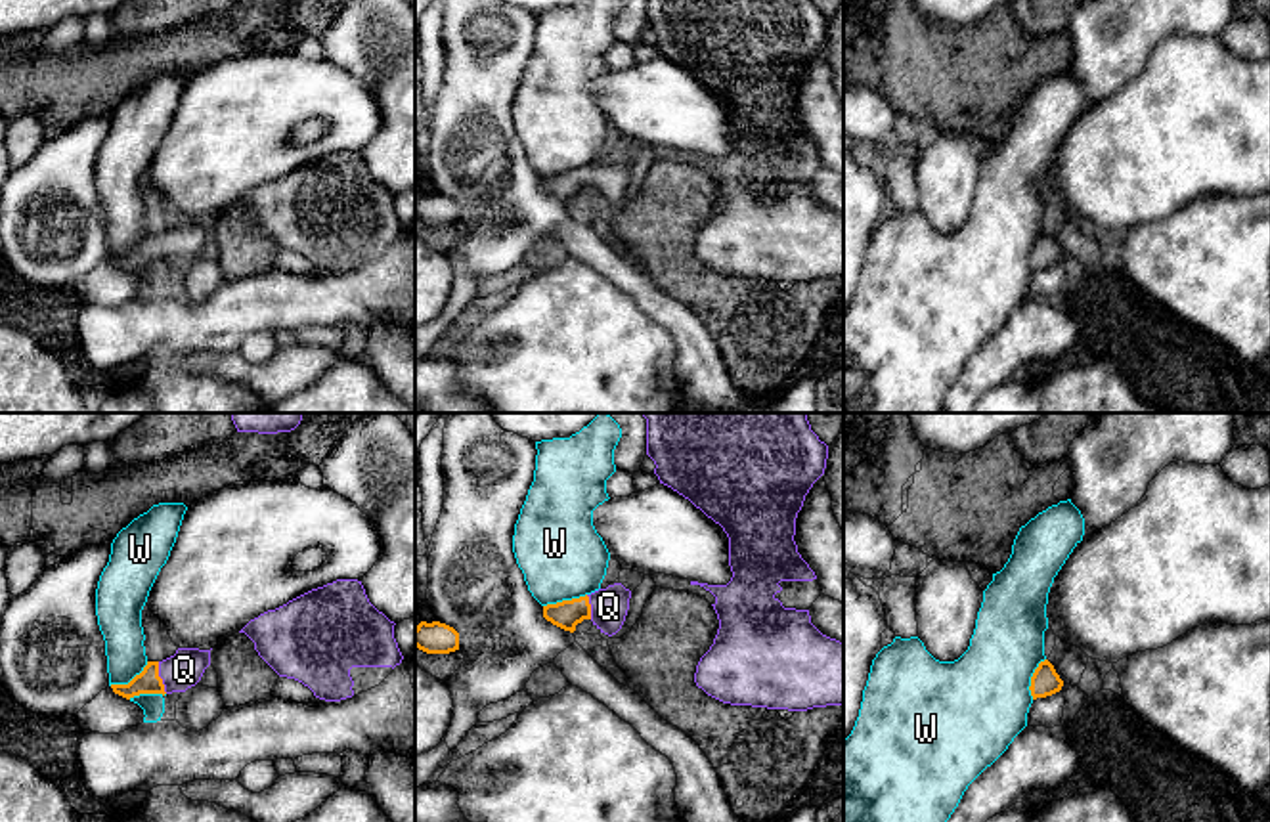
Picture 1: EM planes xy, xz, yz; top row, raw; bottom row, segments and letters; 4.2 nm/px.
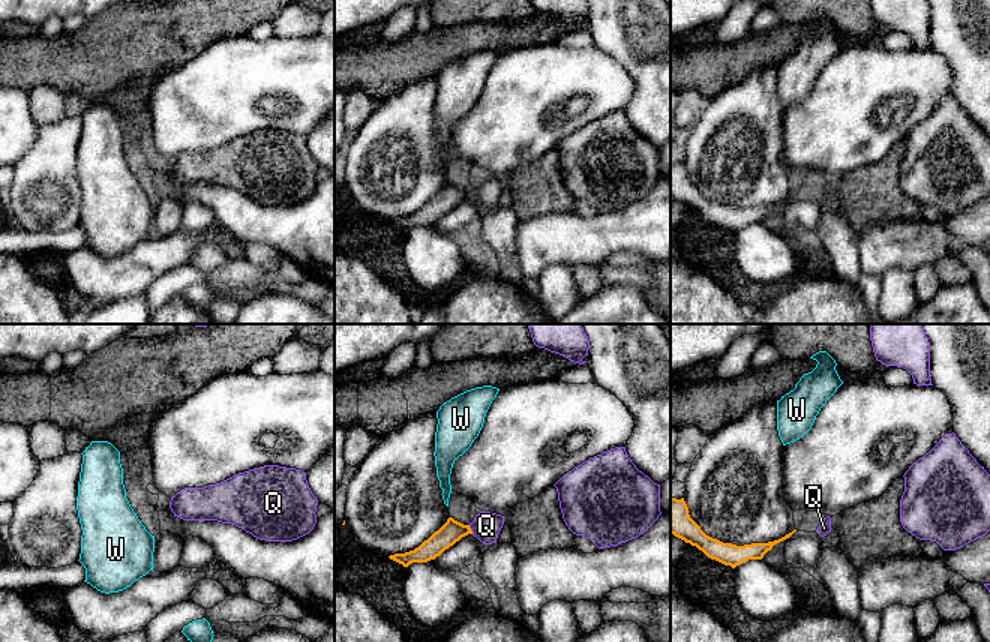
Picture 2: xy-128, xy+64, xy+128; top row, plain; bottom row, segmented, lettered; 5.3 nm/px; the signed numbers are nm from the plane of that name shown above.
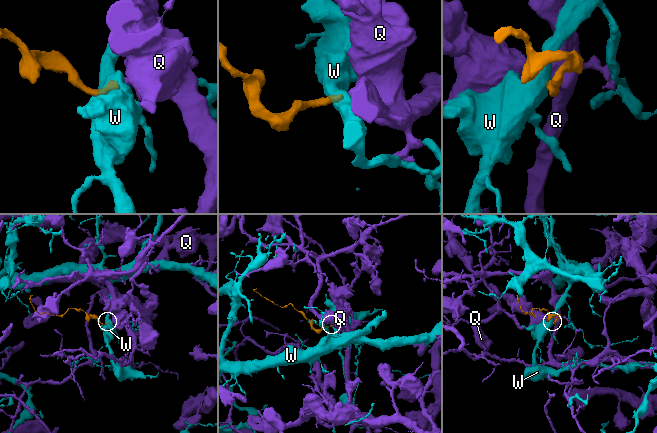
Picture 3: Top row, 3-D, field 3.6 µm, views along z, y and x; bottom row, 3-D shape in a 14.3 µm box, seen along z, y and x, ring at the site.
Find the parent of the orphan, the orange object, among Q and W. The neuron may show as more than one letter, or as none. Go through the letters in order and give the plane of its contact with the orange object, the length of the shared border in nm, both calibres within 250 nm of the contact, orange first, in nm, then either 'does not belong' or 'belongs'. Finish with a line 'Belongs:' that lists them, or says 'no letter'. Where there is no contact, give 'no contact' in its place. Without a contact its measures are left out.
Q: xy | 140 nm | 100/160 nm | belongs
W: xz | 190 nm | 120/360 nm | does not belong
Belongs: Q

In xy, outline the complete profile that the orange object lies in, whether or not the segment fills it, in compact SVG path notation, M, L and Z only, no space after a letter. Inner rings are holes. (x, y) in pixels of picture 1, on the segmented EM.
M178 648L163 661L147 661L128 684L111 684L113 692L130 700L140 694L172 694L195 686L210 665L210 650Z

